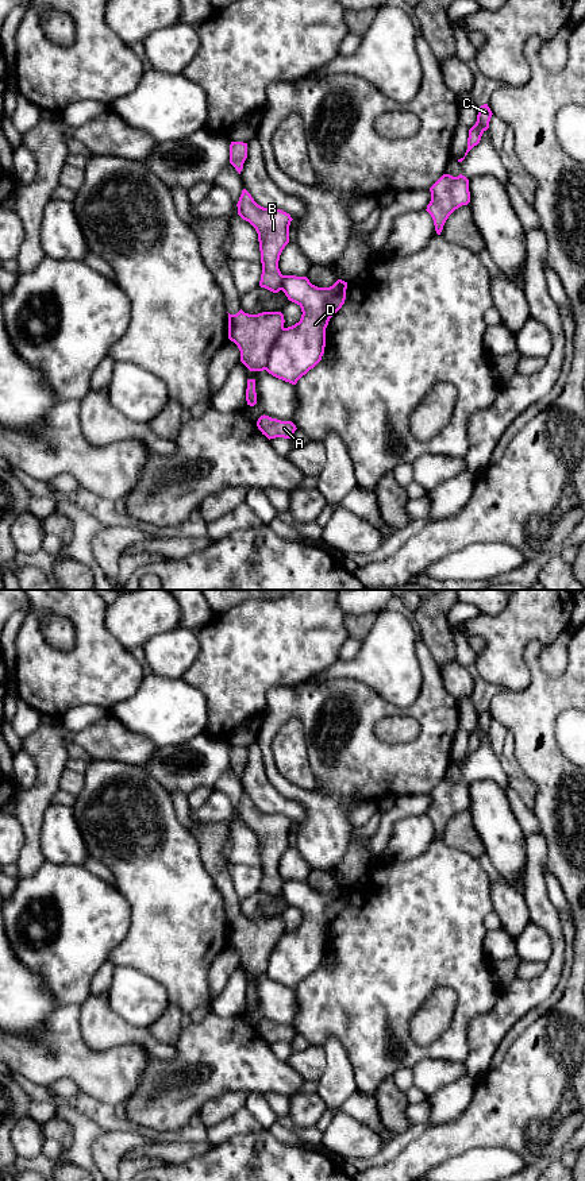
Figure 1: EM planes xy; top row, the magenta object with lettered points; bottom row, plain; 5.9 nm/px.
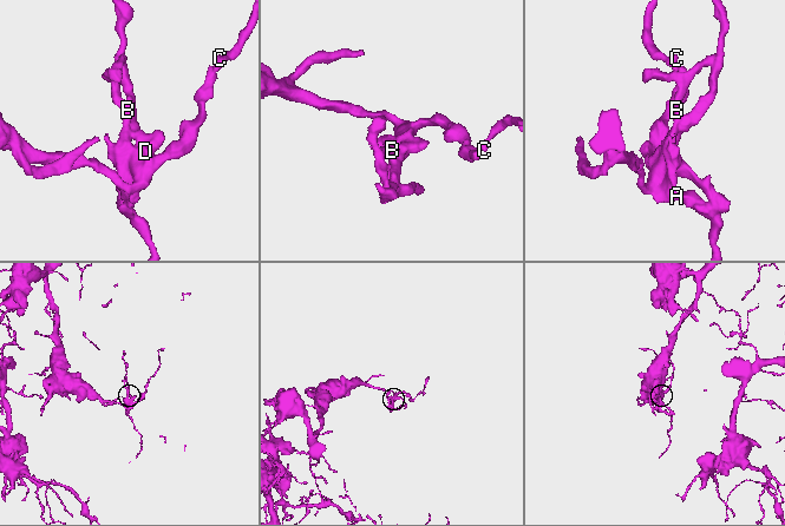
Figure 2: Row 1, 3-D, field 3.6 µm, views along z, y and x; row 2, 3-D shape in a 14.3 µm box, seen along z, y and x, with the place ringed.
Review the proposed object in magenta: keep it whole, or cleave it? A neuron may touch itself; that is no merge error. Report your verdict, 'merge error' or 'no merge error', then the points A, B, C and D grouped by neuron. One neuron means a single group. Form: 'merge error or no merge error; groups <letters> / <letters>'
merge error; groups A B / C D

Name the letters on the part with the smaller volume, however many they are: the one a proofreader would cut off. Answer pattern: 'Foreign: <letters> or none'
Foreign: A, B

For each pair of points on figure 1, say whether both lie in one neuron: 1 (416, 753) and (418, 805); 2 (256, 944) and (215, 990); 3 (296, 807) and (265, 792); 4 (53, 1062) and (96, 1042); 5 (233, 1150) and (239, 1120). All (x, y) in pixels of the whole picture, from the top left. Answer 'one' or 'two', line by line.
1: two
2: two
3: one
4: two
5: two

